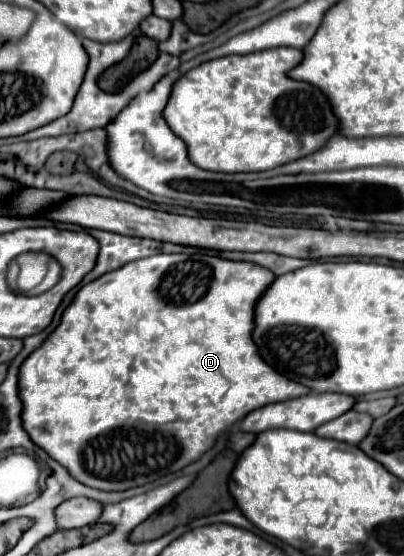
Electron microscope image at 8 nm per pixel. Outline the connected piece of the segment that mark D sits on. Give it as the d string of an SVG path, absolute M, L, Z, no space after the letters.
M157 254L145 260L135 260L133 264L125 264L125 268L119 268L117 272L109 272L89 282L77 292L73 304L63 312L59 328L21 366L19 372L19 396L23 402L21 418L29 438L37 446L41 446L51 458L63 464L71 472L71 476L77 478L79 482L99 490L129 490L135 486L143 486L147 482L155 482L167 474L179 472L181 468L199 460L209 448L213 448L213 444L225 430L243 420L249 412L273 402L283 402L289 398L309 394L311 390L305 388L303 384L297 384L281 376L277 370L269 368L269 364L261 360L257 346L253 342L257 300L273 284L275 278L277 276L273 276L273 272L261 268L259 264L225 260L207 254Z

